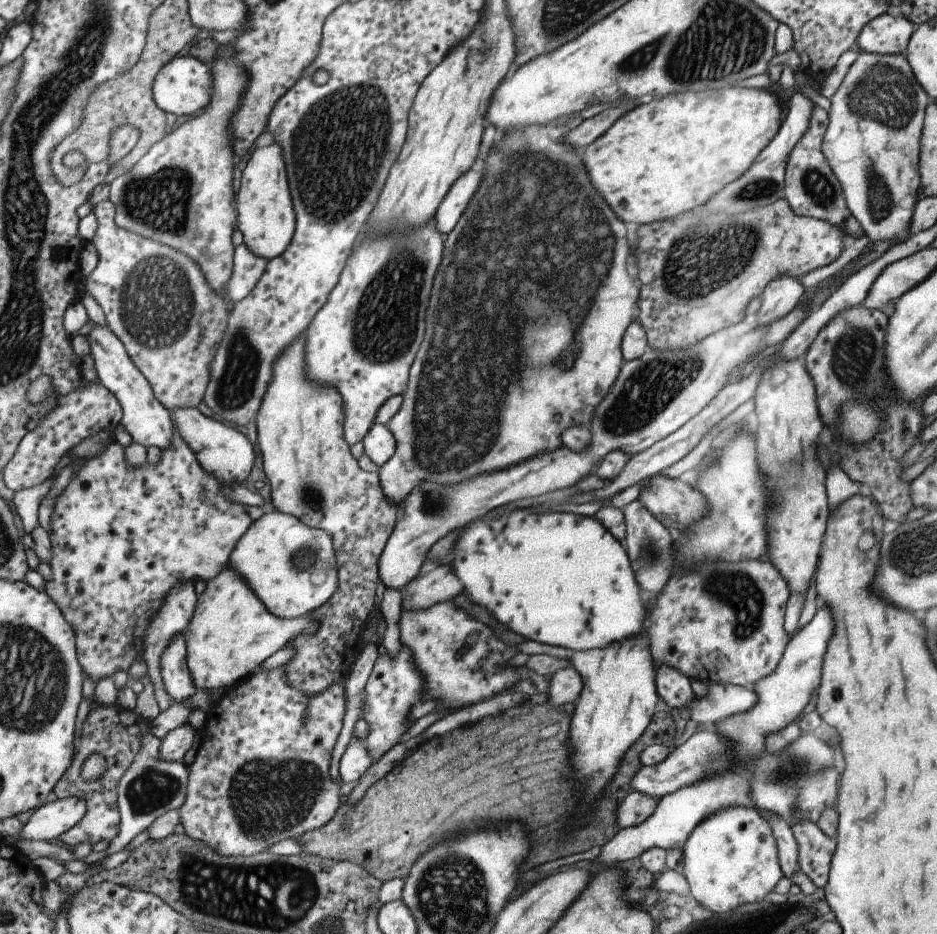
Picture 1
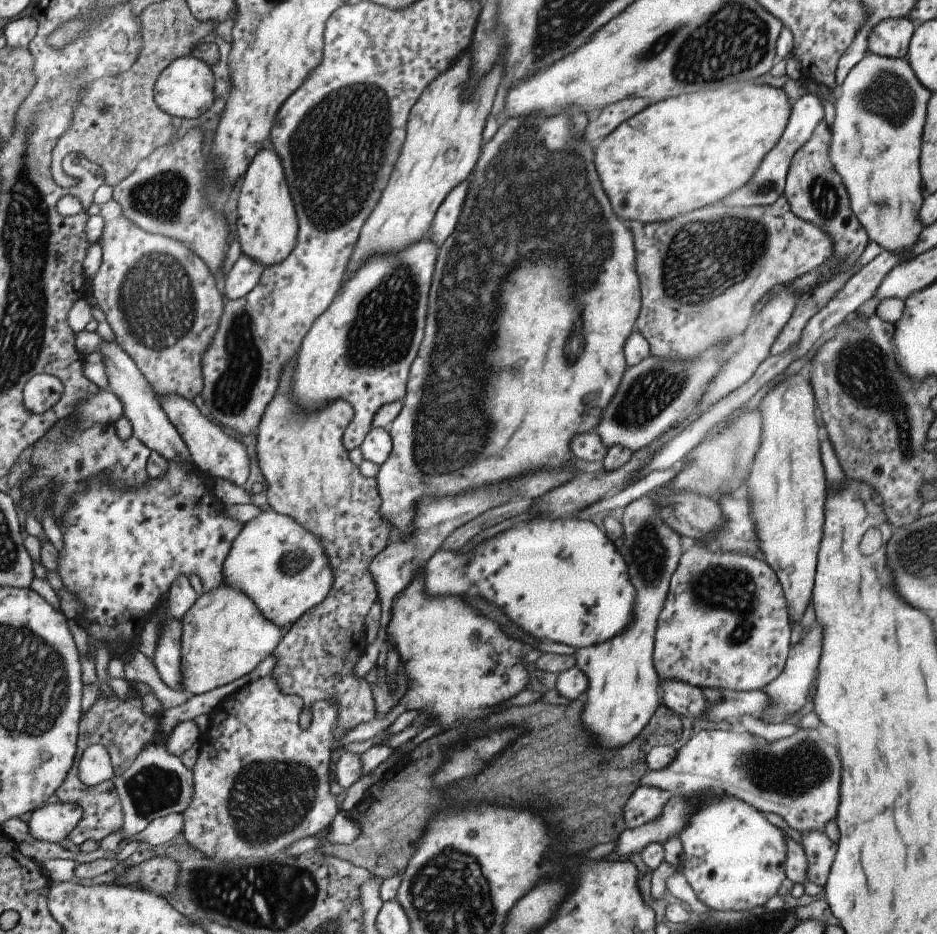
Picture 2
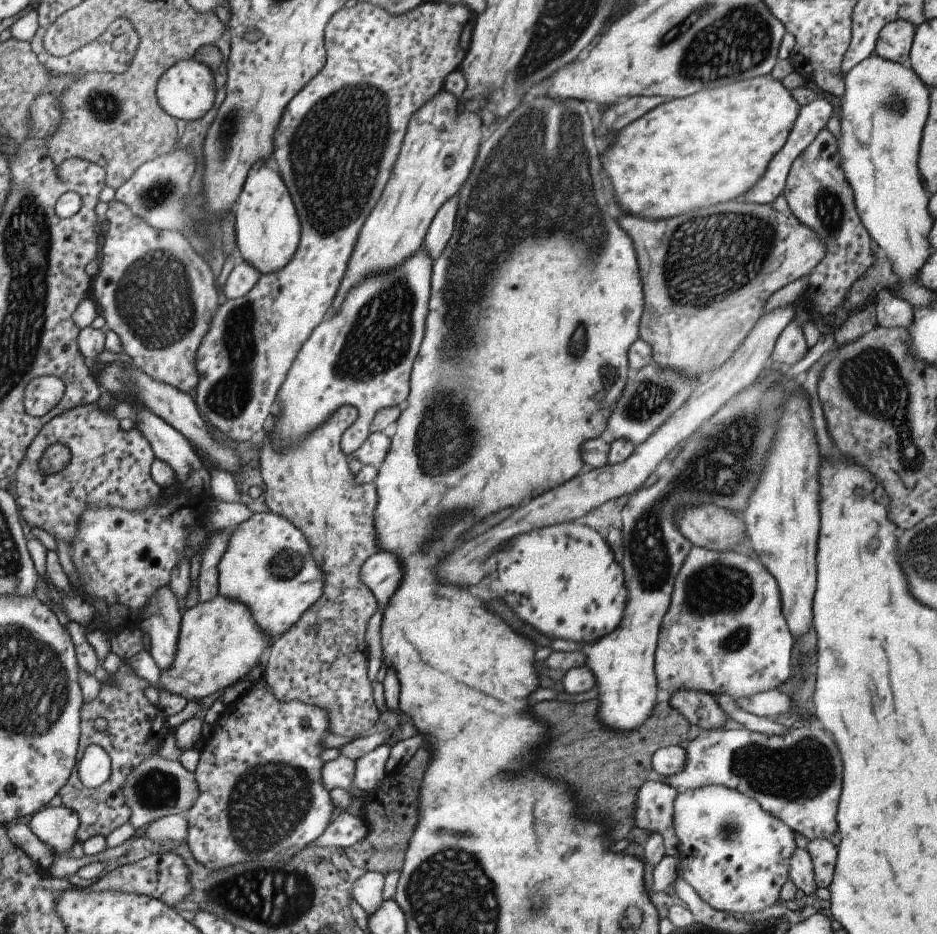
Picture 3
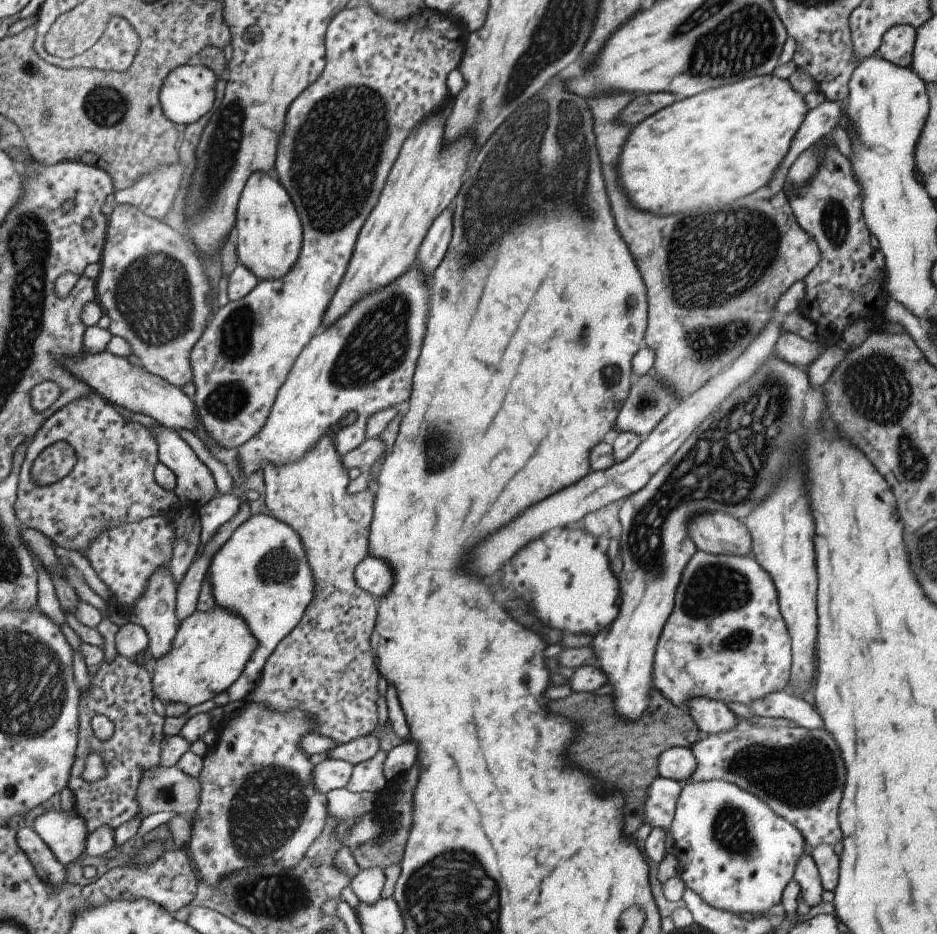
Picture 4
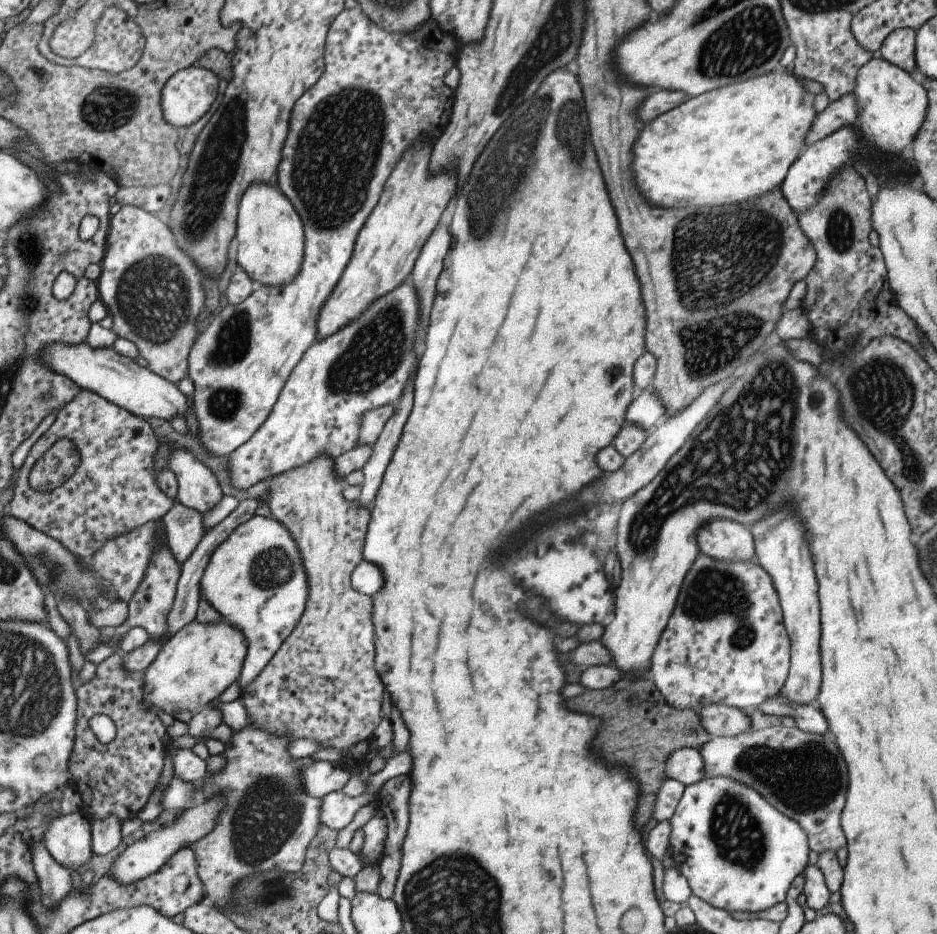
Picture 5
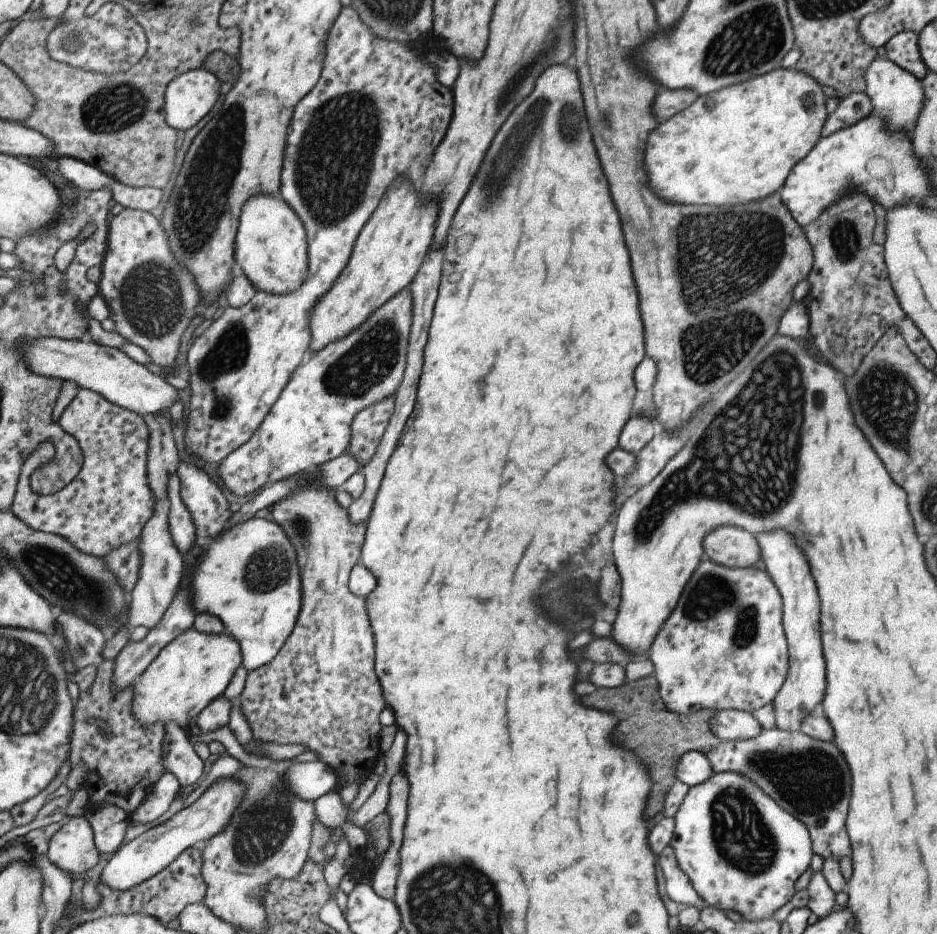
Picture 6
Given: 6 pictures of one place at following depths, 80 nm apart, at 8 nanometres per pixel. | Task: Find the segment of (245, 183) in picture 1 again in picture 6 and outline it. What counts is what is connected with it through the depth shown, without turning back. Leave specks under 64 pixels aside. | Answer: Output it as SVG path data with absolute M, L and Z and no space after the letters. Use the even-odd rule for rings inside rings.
M257 196L244 206L236 238L236 262L257 290L274 295L298 291L308 281L308 231L303 219L283 198Z

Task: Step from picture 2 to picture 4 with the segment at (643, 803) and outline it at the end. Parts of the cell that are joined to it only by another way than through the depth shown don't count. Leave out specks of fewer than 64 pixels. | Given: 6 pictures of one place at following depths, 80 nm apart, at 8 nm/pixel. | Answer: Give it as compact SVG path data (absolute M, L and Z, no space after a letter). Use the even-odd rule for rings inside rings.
M655 777L649 785L644 800L643 824L653 827L661 827L665 831L665 853L675 857L675 842L669 834L669 827L674 815L677 797L681 790L681 784L673 779Z

